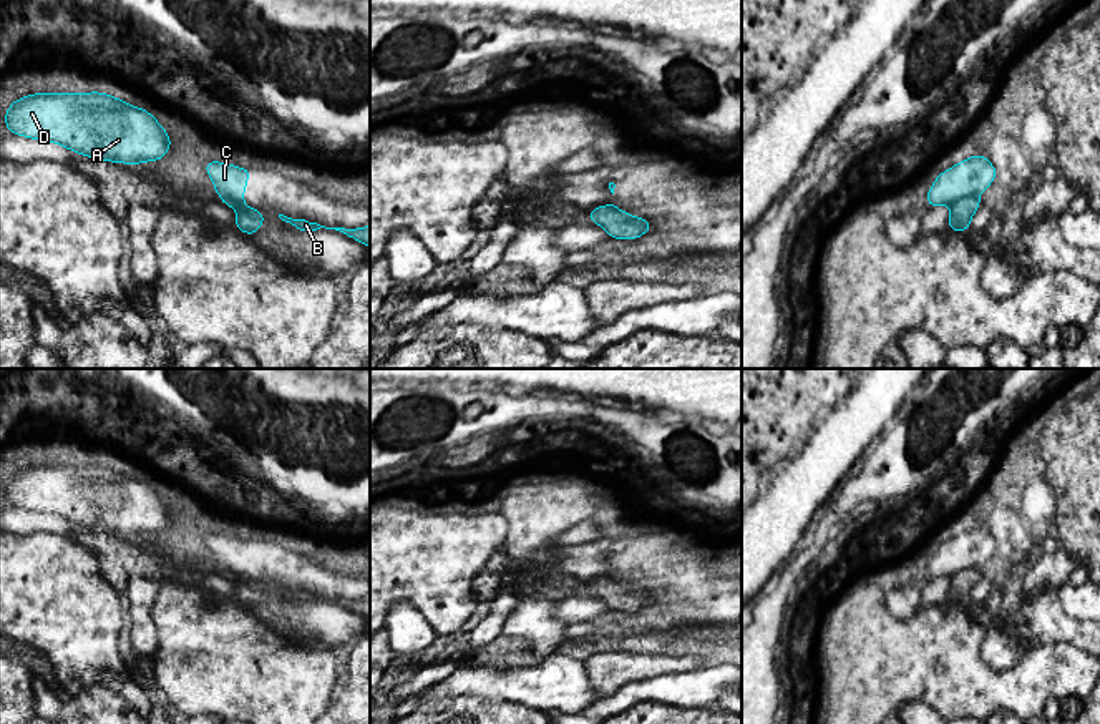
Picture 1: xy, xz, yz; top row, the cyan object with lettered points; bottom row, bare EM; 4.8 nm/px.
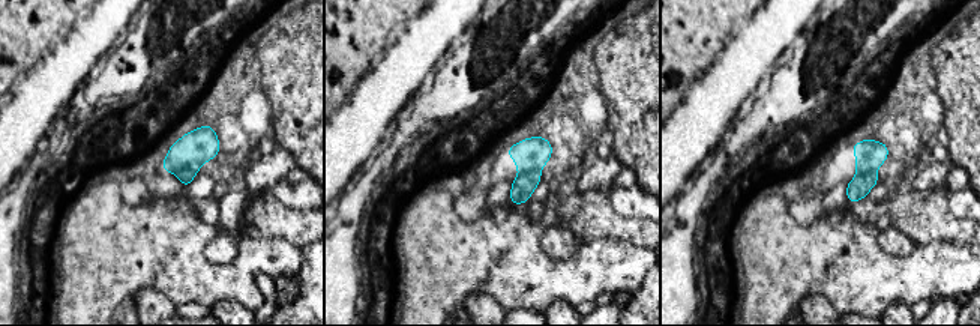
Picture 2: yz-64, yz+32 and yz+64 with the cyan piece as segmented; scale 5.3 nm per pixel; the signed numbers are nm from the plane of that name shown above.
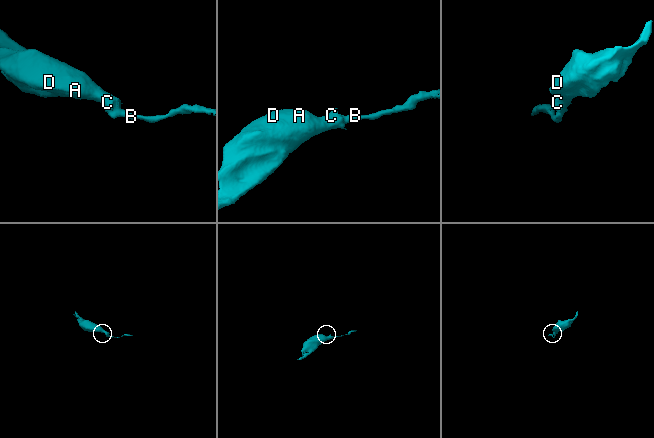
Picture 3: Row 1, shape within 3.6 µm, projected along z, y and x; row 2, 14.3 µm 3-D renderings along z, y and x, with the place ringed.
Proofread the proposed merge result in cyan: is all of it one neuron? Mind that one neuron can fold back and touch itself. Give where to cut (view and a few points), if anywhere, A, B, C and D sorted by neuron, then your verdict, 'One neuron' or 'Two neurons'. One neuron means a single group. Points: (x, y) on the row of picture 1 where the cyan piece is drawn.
Split along yz (974, 196), (964, 196), (949, 205). Groups: A C D / B. Two neurons

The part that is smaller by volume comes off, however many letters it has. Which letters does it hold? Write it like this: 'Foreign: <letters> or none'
Foreign: B

